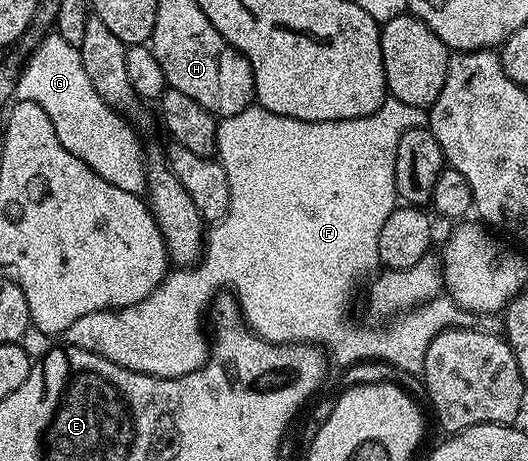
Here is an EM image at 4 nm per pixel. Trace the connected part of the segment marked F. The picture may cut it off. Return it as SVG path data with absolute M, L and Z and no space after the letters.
M389 96L380 104L380 109L365 117L350 119L349 121L303 121L286 115L274 115L274 111L266 111L258 103L249 105L248 108L239 111L236 115L223 118L216 127L216 153L222 168L230 179L230 207L221 221L215 222L207 230L204 255L199 262L191 267L180 267L171 275L161 281L159 287L146 299L142 299L136 305L128 305L124 309L103 309L94 311L90 315L82 315L78 323L68 328L66 334L67 344L76 345L80 349L90 351L94 355L102 355L102 359L110 359L110 363L118 363L135 373L145 373L151 377L181 377L192 373L198 367L202 367L208 360L210 337L206 332L206 310L211 306L212 298L221 291L231 291L240 306L245 322L249 329L257 337L272 341L276 345L298 345L311 343L322 347L336 365L352 365L355 361L389 361L396 369L404 373L423 374L426 363L426 347L442 331L447 329L480 329L484 333L497 335L504 332L503 316L495 313L471 313L461 305L456 304L451 297L441 295L425 305L417 305L415 309L395 318L385 329L363 329L360 325L351 325L348 322L348 304L352 301L352 285L356 285L364 276L367 278L380 265L378 255L378 235L382 235L382 226L386 219L398 207L396 196L396 180L394 179L394 163L396 162L396 148L398 139L408 129L423 129L428 123L429 110L410 107L410 103L402 103L398 99Z

